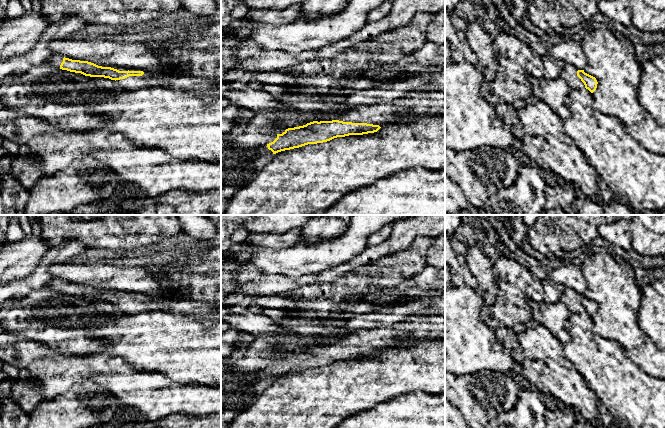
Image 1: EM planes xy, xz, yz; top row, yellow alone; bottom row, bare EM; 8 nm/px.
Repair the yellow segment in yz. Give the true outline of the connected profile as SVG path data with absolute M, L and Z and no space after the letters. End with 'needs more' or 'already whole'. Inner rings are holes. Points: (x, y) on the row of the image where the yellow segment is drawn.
M565 64L560 75L571 87L572 90L588 89L593 93L597 88L595 77L587 74L584 70L577 70L571 64Z | needs more

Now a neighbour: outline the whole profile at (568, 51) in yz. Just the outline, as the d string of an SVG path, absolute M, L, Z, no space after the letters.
M566 37L555 45L548 45L548 55L565 64L573 65L577 70L584 70L587 65L581 43L571 37Z

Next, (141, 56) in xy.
M56 40L49 43L53 53L72 60L88 61L102 67L159 72L158 51L150 43L120 43L106 40Z

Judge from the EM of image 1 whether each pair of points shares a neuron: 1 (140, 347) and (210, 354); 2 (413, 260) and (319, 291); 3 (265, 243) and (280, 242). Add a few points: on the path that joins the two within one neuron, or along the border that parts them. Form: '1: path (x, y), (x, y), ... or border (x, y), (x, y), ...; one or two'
1: path (157, 347), (180, 347), (184, 351), (193, 351); one
2: path (390, 271), (369, 277), (348, 290), (342, 290); one
3: path (269, 242), (276, 242); one

